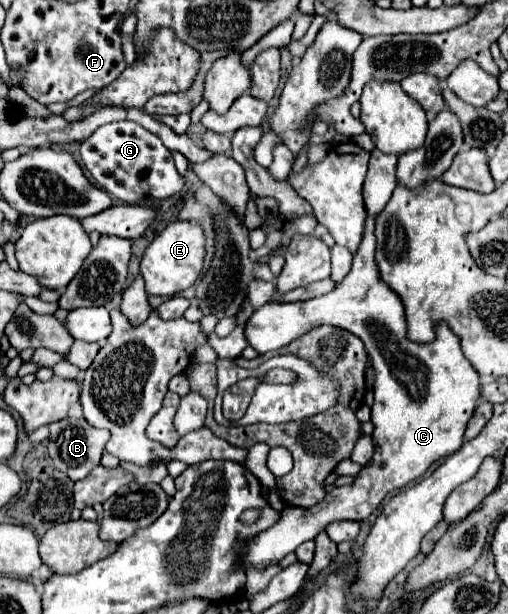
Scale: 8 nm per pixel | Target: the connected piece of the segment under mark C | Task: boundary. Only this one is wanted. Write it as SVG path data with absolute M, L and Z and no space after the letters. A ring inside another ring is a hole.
M379 150L371 152L369 172L363 186L363 198L369 218L363 244L359 246L353 258L351 272L343 278L343 282L329 294L311 298L307 302L267 302L257 308L247 320L247 342L259 354L283 348L297 336L321 324L339 326L363 340L365 350L371 358L371 366L375 370L375 404L371 406L371 422L375 424L375 456L355 478L353 486L335 488L319 504L307 510L287 506L275 526L251 538L247 552L243 552L243 572L247 572L249 566L253 566L255 570L265 570L273 562L279 564L303 542L315 540L315 536L335 520L367 520L389 492L421 478L433 462L457 452L463 446L467 422L475 414L477 402L481 400L479 374L463 356L459 338L451 332L451 328L439 322L435 324L435 340L431 344L415 344L407 338L403 300L399 300L399 294L391 292L391 288L381 282L379 268L375 264L373 216L385 208L397 186L395 164L397 156Z

